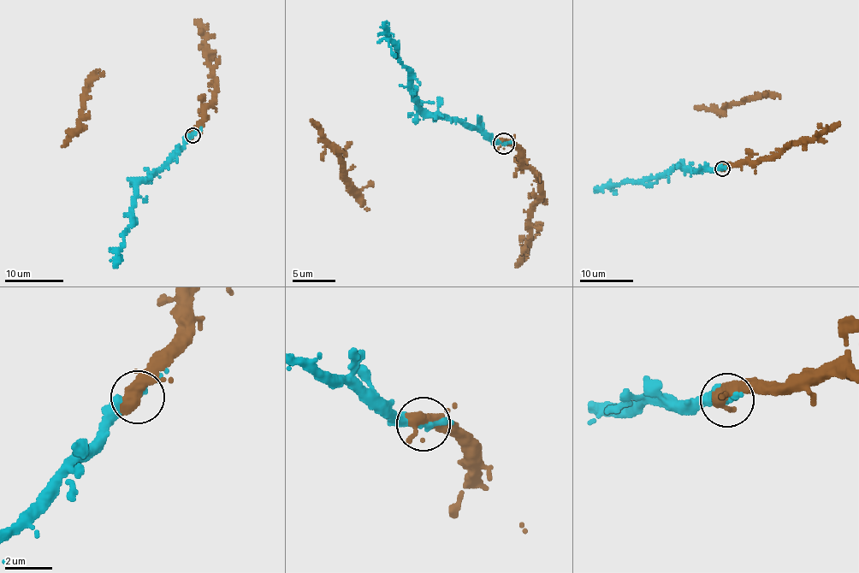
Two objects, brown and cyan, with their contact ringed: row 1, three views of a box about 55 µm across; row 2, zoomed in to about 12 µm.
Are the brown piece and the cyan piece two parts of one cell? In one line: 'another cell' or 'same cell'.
same cell

